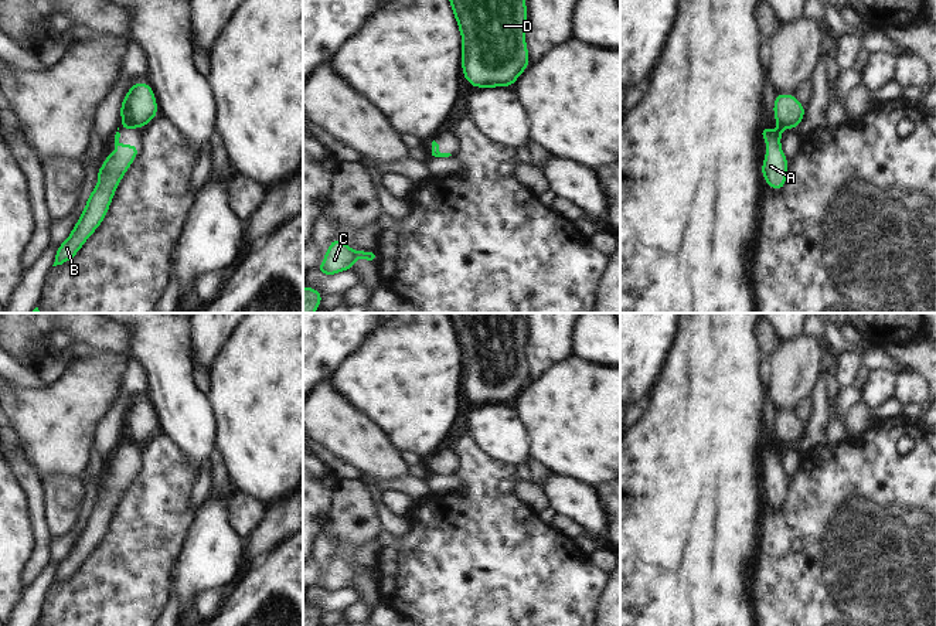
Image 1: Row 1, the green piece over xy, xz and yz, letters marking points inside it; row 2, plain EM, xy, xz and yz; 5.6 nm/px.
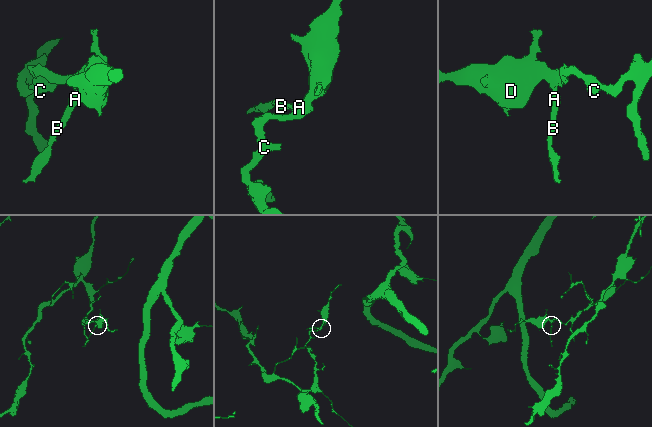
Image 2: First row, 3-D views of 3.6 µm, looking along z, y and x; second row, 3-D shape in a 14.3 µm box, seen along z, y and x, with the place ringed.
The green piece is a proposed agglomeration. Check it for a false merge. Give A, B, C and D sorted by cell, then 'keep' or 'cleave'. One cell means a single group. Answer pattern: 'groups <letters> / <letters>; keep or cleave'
groups A B C D; keep

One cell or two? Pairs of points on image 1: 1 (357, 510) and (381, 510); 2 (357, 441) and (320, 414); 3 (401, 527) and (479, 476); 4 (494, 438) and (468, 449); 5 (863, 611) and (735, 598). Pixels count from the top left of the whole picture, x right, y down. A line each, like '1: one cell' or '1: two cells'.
1: two cells
2: one cell
3: two cells
4: two cells
5: two cells

